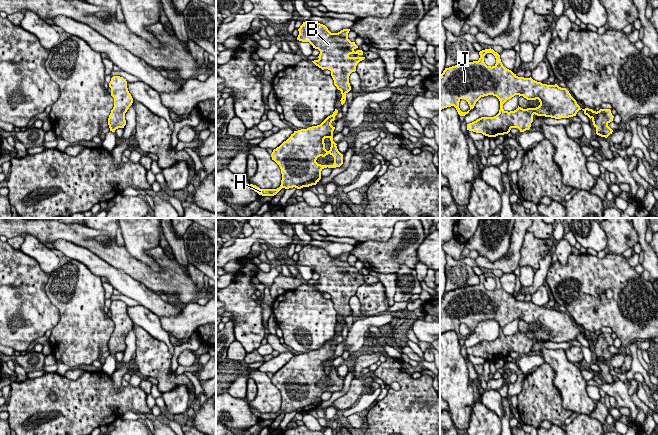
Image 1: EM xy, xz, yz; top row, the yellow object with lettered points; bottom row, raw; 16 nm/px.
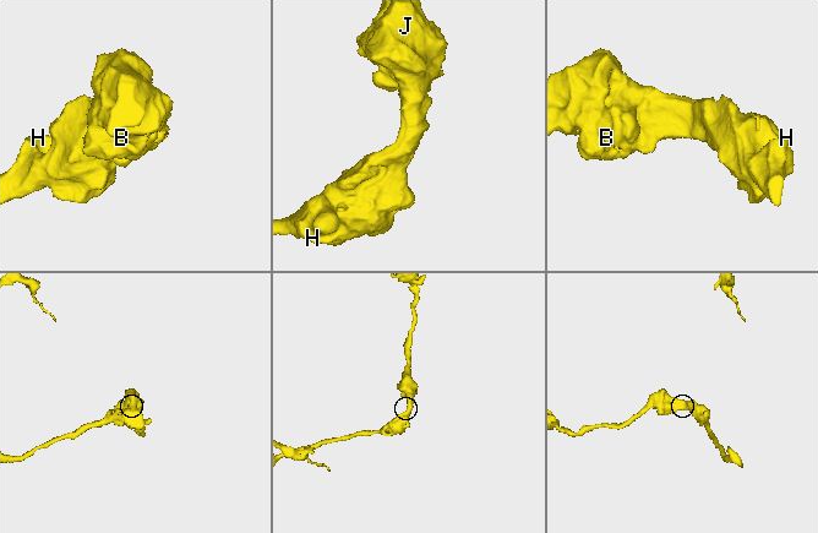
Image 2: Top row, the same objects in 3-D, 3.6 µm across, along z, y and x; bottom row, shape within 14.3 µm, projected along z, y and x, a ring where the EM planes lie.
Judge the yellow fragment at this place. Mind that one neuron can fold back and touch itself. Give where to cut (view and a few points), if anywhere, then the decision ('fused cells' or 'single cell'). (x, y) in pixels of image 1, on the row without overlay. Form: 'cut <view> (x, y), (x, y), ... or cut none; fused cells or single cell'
cut none; single cell

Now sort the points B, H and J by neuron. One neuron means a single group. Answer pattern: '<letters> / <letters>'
B H J

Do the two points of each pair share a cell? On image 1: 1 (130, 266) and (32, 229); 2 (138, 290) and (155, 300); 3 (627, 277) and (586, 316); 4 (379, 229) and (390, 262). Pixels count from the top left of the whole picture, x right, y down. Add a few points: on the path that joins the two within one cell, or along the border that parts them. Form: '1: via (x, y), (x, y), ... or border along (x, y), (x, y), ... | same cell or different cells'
1: via (106, 251), (84, 242), (73, 232), (56, 230) | same cell
2: via (142, 294), (151, 300) | same cell
3: via (619, 290), (618, 296), (603, 311), (599, 311) | same cell
4: border along (394, 228), (391, 236), (385, 241), (362, 242) | different cells

